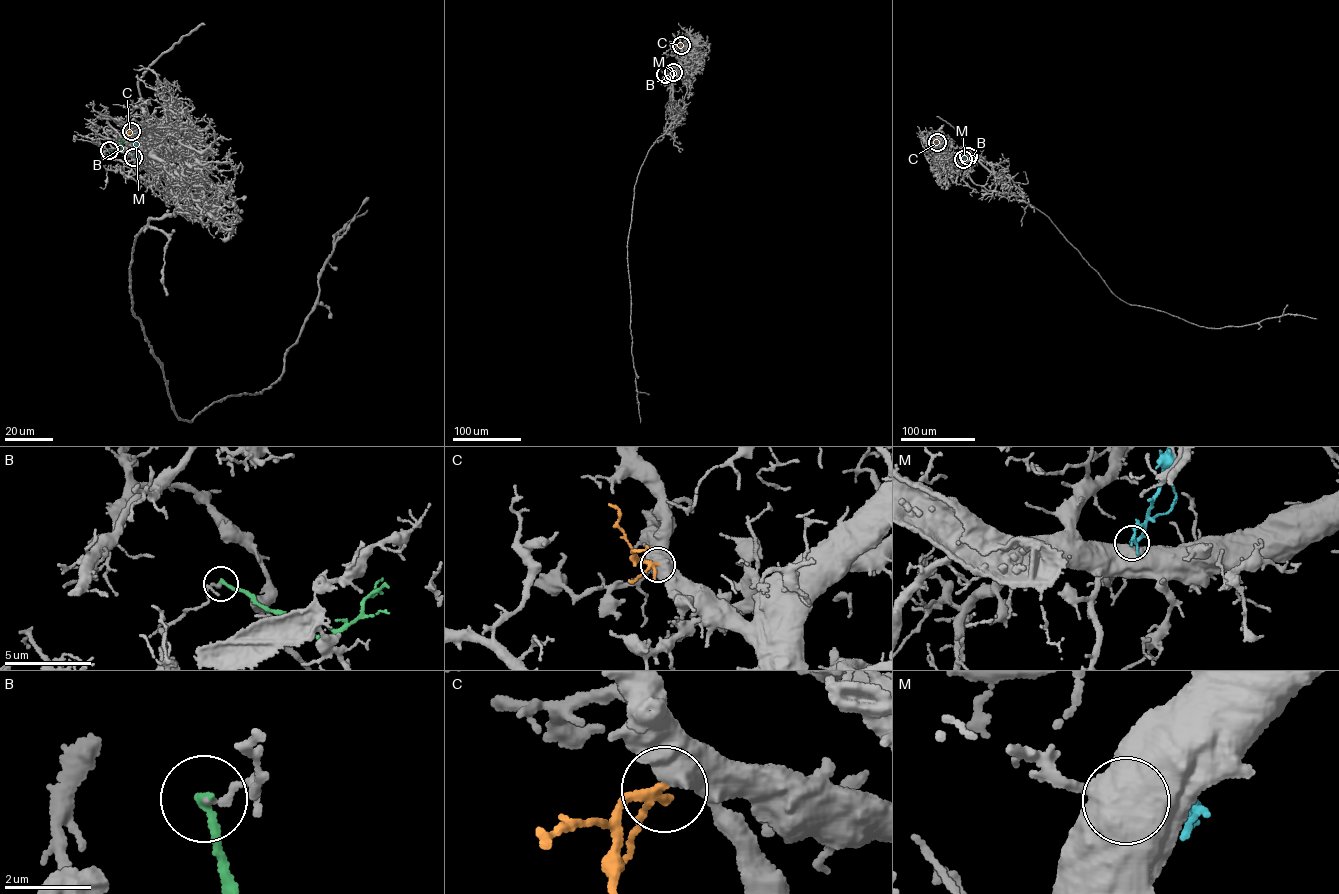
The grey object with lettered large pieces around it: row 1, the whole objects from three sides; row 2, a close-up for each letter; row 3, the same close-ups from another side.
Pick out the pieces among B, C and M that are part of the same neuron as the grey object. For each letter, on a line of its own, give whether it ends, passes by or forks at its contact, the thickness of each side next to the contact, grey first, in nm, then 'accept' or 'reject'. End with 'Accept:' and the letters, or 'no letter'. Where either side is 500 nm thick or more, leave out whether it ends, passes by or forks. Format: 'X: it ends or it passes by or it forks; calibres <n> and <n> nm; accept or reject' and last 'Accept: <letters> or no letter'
B: it ends; calibres 140 and 240 nm; reject
C: calibres 650 and 180 nm; accept
M: calibres 750 and 200 nm; reject
Accept: C

